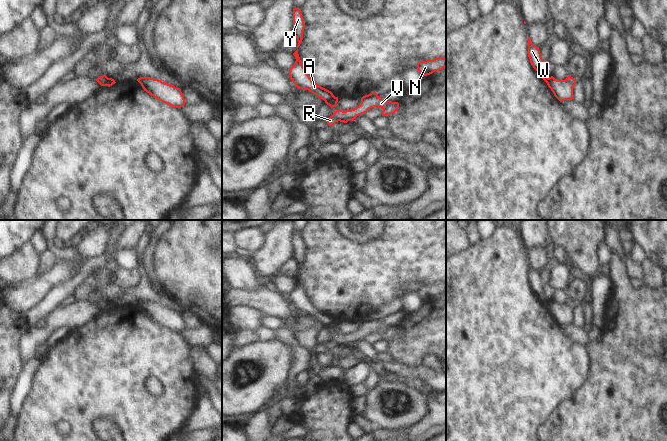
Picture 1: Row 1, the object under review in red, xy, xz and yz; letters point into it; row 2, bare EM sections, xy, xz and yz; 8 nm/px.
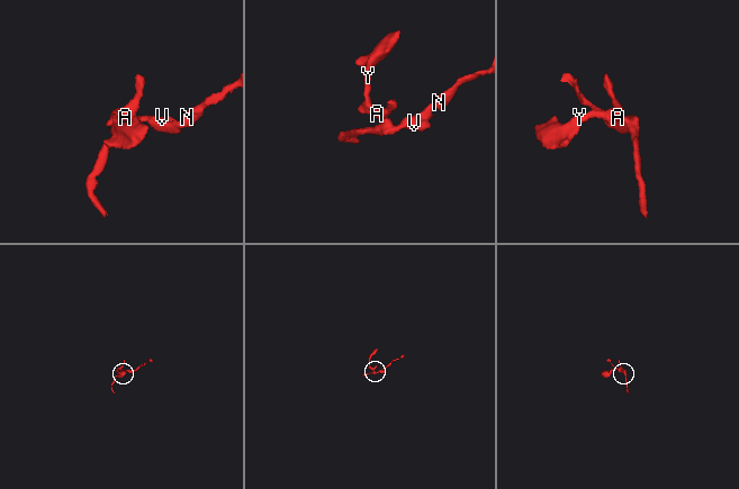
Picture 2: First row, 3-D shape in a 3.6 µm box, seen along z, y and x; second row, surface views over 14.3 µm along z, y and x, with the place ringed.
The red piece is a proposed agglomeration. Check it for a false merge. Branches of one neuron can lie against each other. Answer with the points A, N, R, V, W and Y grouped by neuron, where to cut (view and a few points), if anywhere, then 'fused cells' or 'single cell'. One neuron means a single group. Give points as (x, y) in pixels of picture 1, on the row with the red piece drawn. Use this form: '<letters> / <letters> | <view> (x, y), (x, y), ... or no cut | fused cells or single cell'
A W Y / N R V | xz (334, 96), (325, 102) | fused cells

